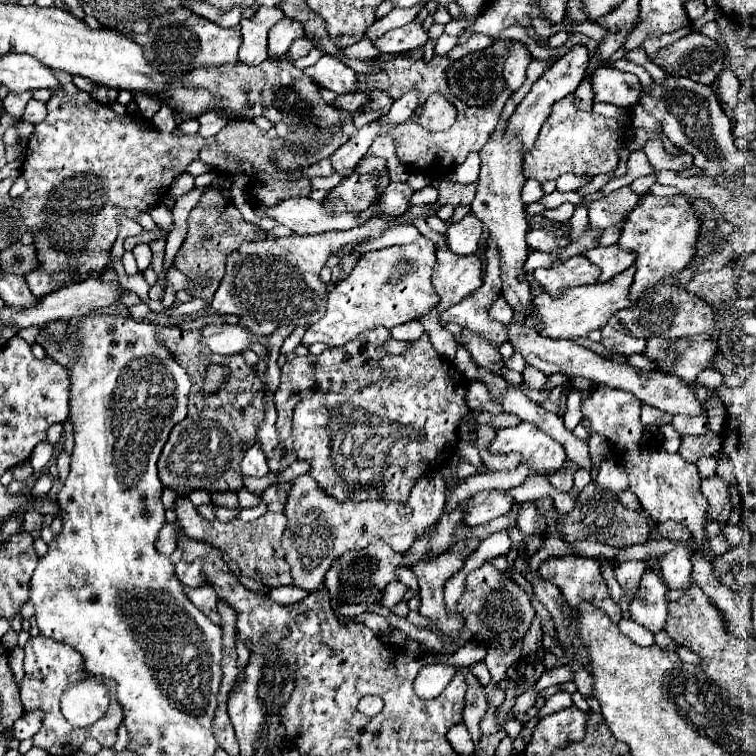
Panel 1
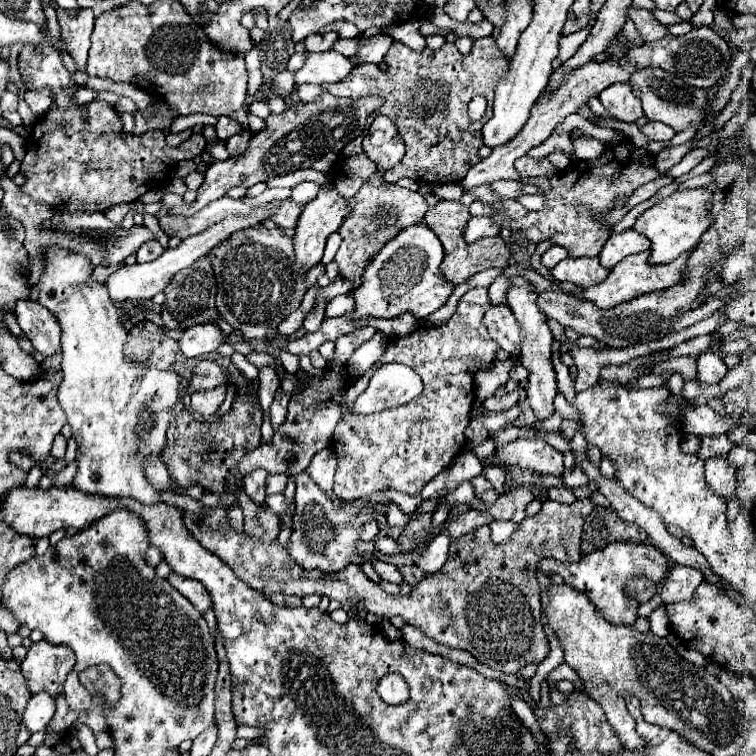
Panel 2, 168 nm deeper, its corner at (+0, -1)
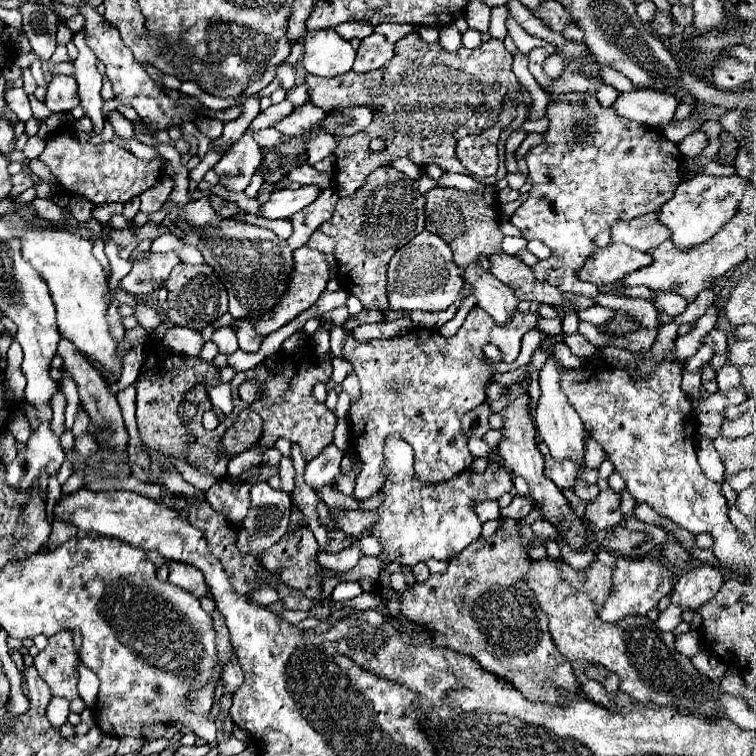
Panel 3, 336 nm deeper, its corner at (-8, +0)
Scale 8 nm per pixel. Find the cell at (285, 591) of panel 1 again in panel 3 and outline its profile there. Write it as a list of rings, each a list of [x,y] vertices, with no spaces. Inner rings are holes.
[[[342,582],[338,584],[331,595],[334,601],[345,601],[352,599],[363,593],[362,588],[358,582]]]

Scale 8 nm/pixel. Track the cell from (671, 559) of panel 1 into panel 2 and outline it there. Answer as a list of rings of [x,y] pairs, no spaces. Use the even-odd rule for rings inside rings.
[[[690,566],[670,568],[670,572],[664,578],[662,588],[660,588],[662,602],[672,604],[672,602],[690,600],[690,596],[702,584],[702,580],[704,580],[704,574],[698,568],[690,568]]]

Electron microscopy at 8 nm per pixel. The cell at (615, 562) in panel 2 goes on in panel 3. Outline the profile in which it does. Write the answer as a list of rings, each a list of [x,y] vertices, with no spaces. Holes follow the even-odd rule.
[[[622,555],[616,557],[616,565],[612,569],[612,591],[598,609],[598,617],[604,621],[618,621],[628,615],[646,615],[650,609],[658,605],[658,601],[672,591],[674,573],[664,567],[660,561],[642,557],[642,559],[626,559]]]

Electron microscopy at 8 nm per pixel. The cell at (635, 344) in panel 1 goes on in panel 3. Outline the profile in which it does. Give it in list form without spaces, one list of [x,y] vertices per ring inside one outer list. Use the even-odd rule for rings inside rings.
[[[580,333],[564,335],[564,343],[570,347],[570,351],[572,351],[574,355],[584,357],[584,359],[588,359],[588,357],[596,351],[596,347],[594,347],[594,345],[592,345],[584,335],[580,335]]]

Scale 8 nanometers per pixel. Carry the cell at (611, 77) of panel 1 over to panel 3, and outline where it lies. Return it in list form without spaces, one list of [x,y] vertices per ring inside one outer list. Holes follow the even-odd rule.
[[[638,89],[630,93],[620,93],[612,107],[620,117],[632,119],[646,127],[656,127],[660,123],[672,121],[678,101],[668,93]]]

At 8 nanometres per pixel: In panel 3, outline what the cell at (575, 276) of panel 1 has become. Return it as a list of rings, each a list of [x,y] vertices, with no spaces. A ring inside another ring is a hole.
[[[610,243],[604,249],[598,249],[582,269],[578,269],[578,279],[594,283],[598,287],[610,285],[622,279],[626,273],[632,273],[640,267],[646,267],[652,261],[648,253]]]

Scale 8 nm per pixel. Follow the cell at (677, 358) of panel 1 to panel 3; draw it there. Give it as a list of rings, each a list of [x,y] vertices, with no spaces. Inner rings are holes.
[[[726,363],[722,369],[716,371],[716,381],[718,381],[718,387],[722,391],[730,391],[730,389],[734,389],[734,387],[740,385],[742,375],[740,375],[740,371],[738,371],[736,365]]]

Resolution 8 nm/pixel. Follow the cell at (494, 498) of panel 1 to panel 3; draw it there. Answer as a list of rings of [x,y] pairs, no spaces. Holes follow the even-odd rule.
[[[392,435],[386,441],[386,451],[384,453],[386,453],[386,465],[390,469],[390,479],[382,487],[386,491],[386,497],[384,497],[384,503],[380,505],[380,517],[378,517],[376,525],[372,527],[372,531],[374,531],[376,537],[380,537],[382,551],[394,563],[414,565],[414,563],[420,563],[420,561],[428,561],[430,557],[452,559],[464,547],[468,547],[472,541],[476,541],[482,533],[482,521],[474,513],[474,502],[486,499],[498,500],[504,493],[509,493],[513,488],[511,476],[498,463],[490,463],[482,474],[463,471],[448,481],[442,481],[442,483],[436,483],[436,485],[422,485],[414,475],[414,469],[412,469],[414,453],[412,453],[412,447],[406,441]]]

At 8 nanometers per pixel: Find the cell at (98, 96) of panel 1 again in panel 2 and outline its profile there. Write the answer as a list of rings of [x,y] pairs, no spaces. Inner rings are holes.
[[[86,86],[80,87],[79,90],[74,95],[74,106],[85,105],[93,101],[96,98],[97,94],[98,92],[93,91],[92,89]]]

